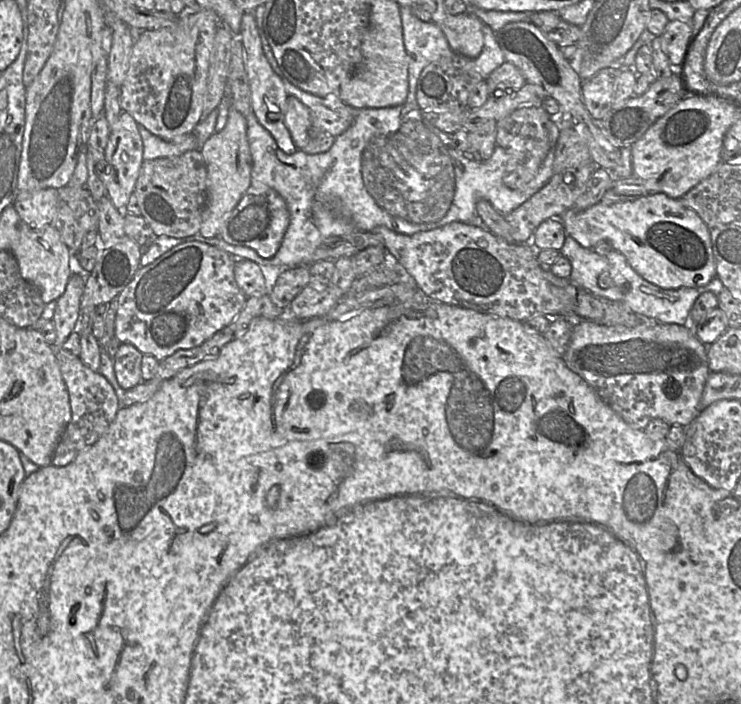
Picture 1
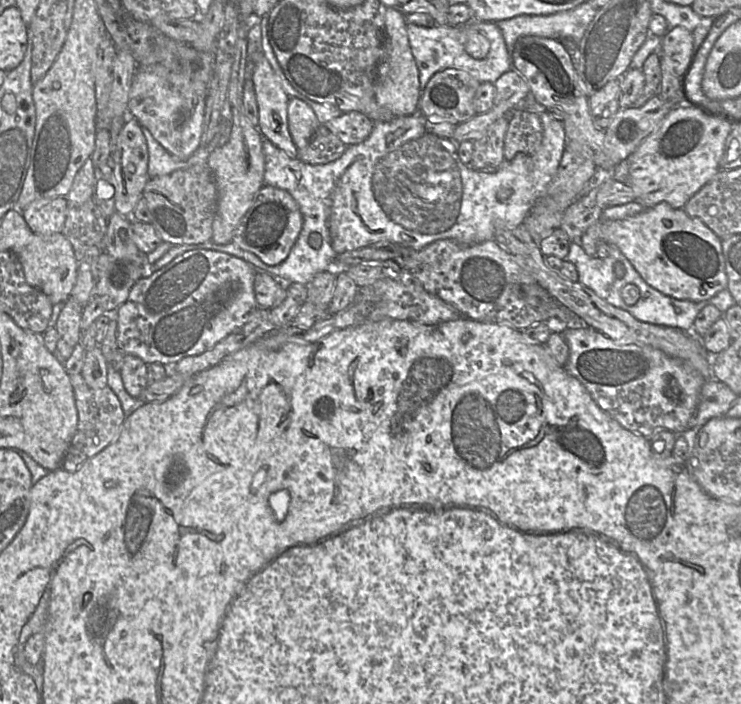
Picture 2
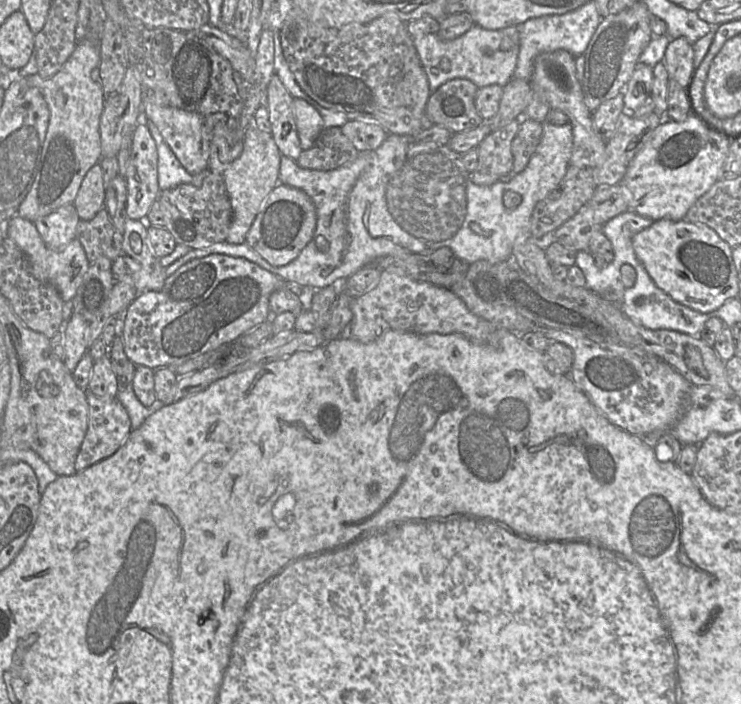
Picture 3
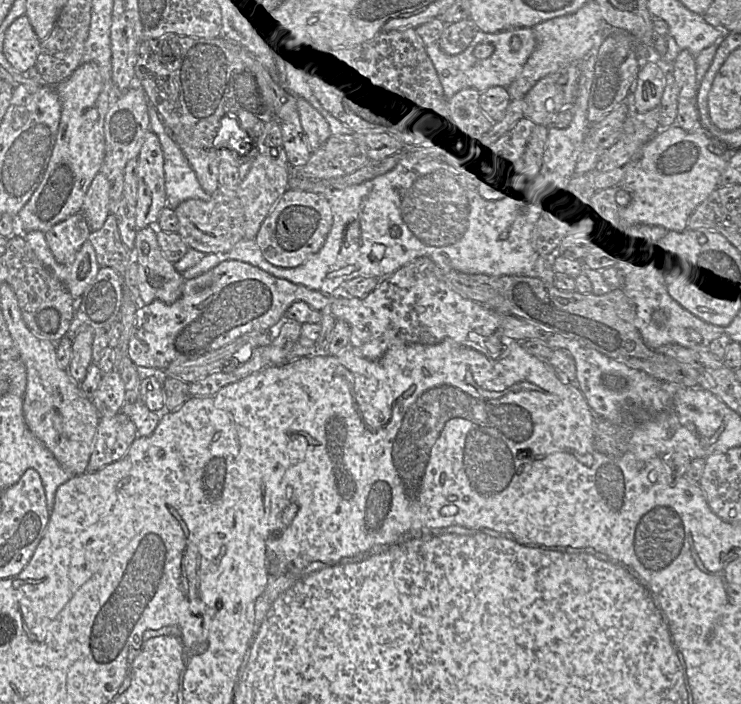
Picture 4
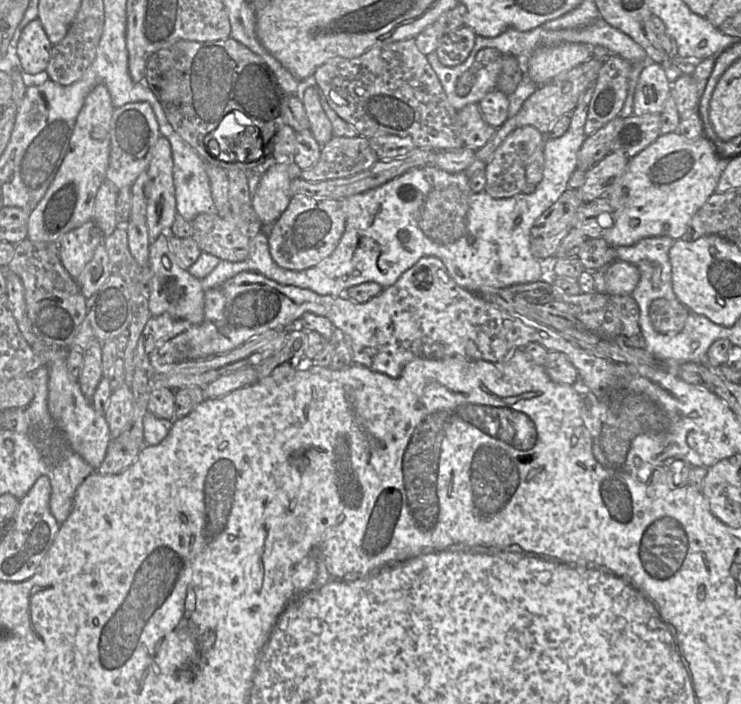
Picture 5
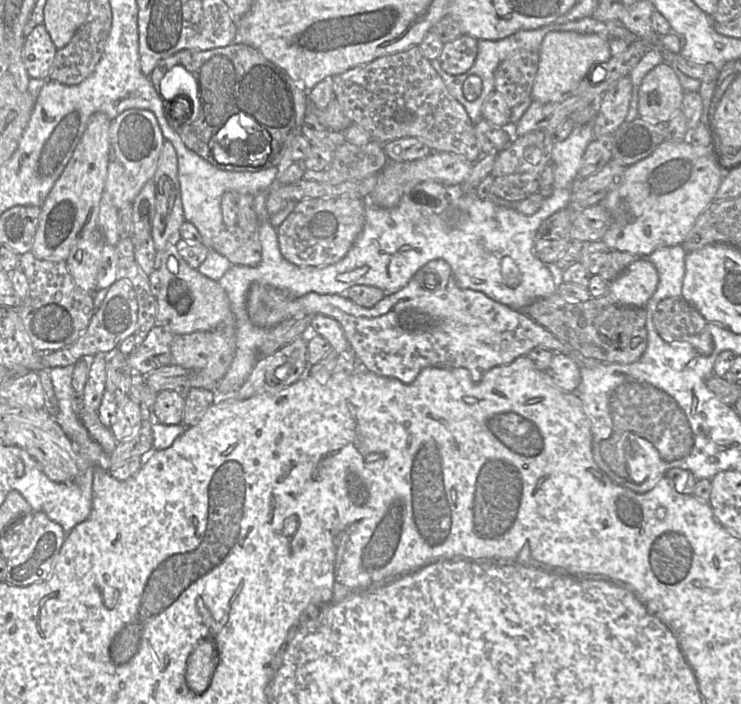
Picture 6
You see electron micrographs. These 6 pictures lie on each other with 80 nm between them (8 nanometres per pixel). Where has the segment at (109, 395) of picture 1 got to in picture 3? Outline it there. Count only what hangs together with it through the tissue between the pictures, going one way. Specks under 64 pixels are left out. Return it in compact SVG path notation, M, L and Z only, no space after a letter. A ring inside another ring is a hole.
M89 390L85 394L89 407L88 428L75 460L76 472L115 454L133 431L129 415L117 397L97 396Z

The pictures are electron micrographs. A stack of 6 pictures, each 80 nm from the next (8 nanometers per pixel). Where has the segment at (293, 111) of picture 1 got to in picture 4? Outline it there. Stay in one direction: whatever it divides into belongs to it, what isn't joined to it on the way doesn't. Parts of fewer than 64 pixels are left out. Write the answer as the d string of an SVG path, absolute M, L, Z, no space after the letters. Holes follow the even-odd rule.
M296 96L297 110L311 151L319 148L332 134L326 119L306 99Z

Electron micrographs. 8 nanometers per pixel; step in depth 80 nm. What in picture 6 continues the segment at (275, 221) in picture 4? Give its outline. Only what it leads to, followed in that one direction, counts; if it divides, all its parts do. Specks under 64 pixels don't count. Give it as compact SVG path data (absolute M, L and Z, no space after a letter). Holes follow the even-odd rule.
M309 198L296 202L293 211L277 227L282 256L299 267L325 267L340 261L351 249L364 226L366 199Z

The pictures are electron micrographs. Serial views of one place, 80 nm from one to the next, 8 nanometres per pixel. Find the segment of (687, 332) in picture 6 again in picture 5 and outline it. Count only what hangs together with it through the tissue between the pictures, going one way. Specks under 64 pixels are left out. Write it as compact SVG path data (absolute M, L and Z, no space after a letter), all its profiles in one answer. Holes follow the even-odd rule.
M656 299L649 310L650 320L655 330L667 335L675 335L682 331L689 313L690 310L678 299L676 301Z

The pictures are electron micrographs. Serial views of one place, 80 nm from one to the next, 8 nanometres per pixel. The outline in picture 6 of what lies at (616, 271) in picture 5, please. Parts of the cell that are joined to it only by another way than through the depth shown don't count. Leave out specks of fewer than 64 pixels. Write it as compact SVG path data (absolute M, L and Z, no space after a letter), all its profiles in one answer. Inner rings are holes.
M640 258L610 281L607 294L623 305L645 307L658 282L656 267L647 258Z

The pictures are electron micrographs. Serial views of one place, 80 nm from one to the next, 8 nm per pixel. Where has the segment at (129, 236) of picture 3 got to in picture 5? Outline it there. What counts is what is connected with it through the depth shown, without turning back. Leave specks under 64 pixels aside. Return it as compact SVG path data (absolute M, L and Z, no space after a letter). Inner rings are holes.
M167 231L150 244L147 269L150 273L149 310L153 316L169 314L176 319L191 323L201 323L204 318L205 291L202 280L194 277L188 269L181 268L175 254L171 251Z

